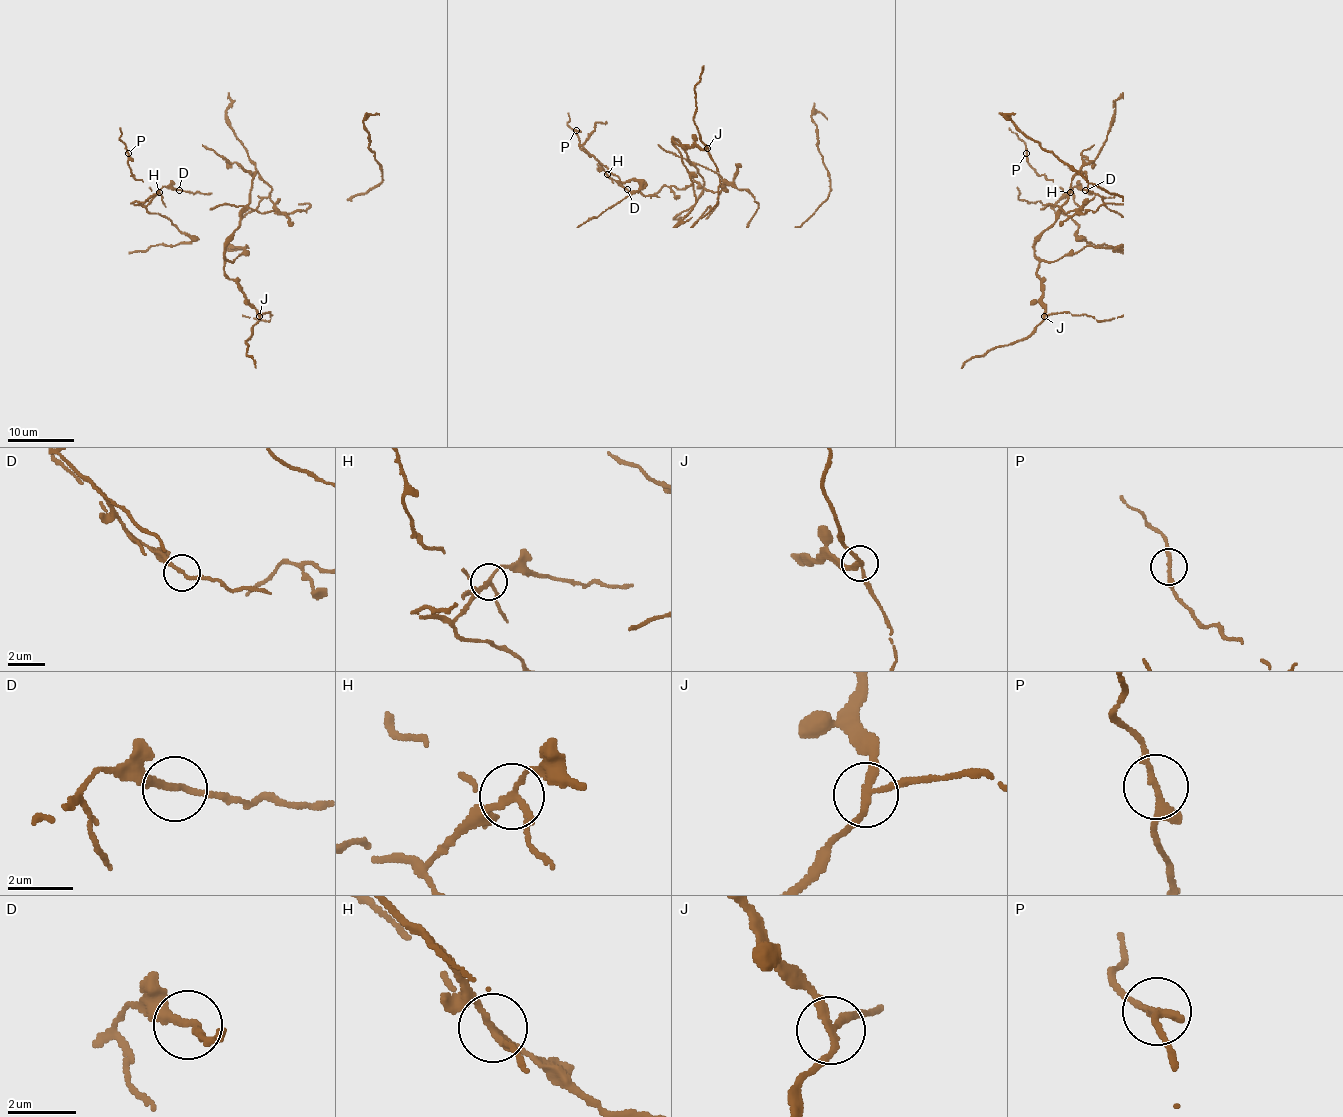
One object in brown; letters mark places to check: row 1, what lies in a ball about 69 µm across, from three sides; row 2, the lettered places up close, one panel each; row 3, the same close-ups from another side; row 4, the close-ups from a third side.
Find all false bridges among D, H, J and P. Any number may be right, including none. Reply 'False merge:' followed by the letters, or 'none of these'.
False merge: H, J

